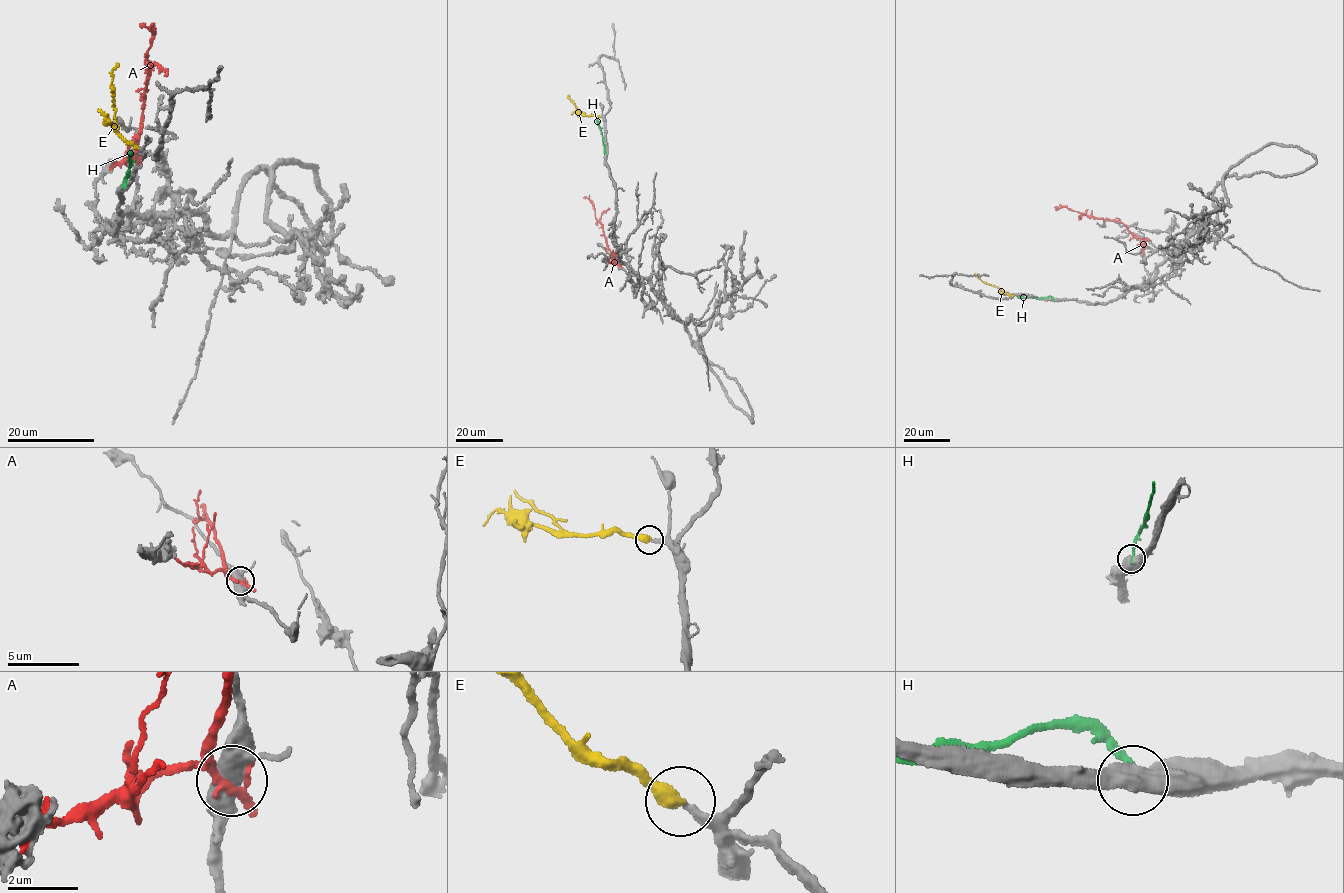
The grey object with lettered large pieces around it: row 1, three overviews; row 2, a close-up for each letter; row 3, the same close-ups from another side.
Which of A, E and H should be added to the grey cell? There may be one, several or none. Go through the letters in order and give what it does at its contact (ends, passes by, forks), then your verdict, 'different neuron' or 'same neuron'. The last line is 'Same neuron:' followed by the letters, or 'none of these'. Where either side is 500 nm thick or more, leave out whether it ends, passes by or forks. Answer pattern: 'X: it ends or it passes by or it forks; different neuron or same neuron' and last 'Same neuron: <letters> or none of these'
A: it forks; different neuron
E: it ends; same neuron
H: different neuron
Same neuron: E

